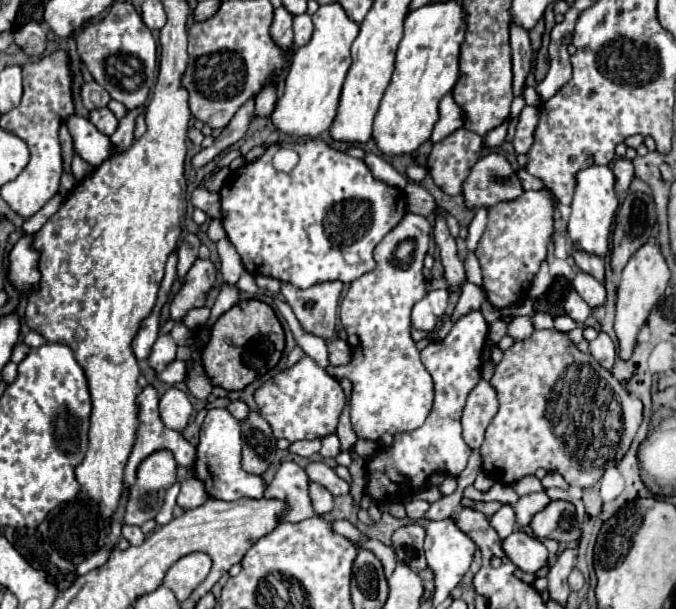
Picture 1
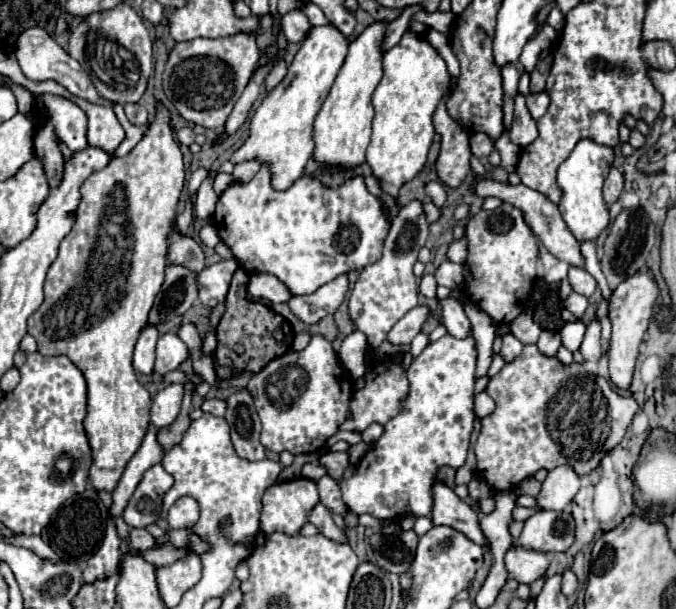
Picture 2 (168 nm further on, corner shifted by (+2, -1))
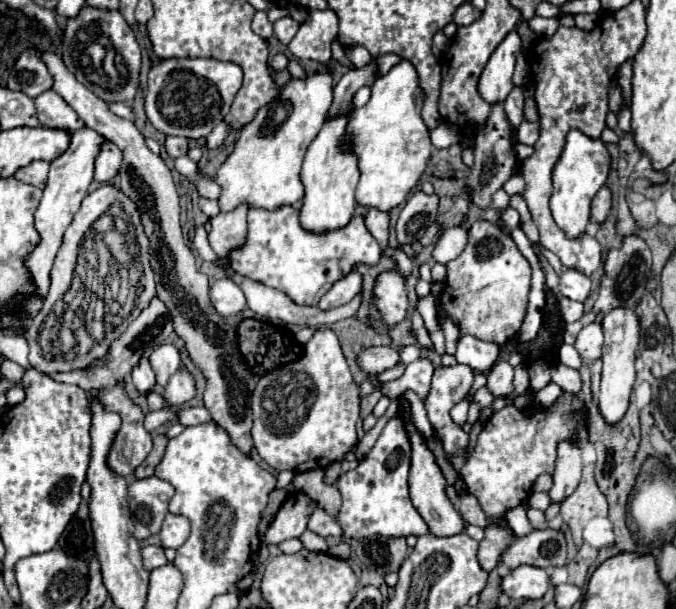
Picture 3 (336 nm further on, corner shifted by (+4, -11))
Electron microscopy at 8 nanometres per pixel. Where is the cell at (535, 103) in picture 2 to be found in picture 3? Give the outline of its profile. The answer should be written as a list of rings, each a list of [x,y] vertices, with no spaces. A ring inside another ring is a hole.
[[[524,120],[524,122],[518,126],[518,140],[520,140],[520,144],[532,146],[532,144],[538,140],[538,124],[536,124],[536,122],[530,124],[530,122]]]

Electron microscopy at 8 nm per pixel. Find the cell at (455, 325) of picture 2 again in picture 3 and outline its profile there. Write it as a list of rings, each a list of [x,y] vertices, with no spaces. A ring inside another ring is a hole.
[[[462,336],[458,340],[456,360],[458,364],[470,366],[474,372],[486,374],[488,370],[492,370],[498,358],[500,358],[498,344],[486,344],[482,340],[474,340],[474,336]]]

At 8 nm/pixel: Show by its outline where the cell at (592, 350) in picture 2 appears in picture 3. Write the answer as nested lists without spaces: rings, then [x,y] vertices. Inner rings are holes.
[[[592,322],[584,326],[576,338],[574,348],[580,352],[582,358],[600,358],[602,354],[602,326],[598,322]]]

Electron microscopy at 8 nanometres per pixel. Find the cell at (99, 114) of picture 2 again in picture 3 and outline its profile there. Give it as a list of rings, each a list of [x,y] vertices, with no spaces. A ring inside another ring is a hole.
[[[106,142],[106,144],[102,146],[102,152],[100,152],[98,158],[96,158],[94,180],[100,182],[100,184],[110,182],[110,180],[116,176],[120,164],[122,164],[122,150],[120,150],[116,144]]]

